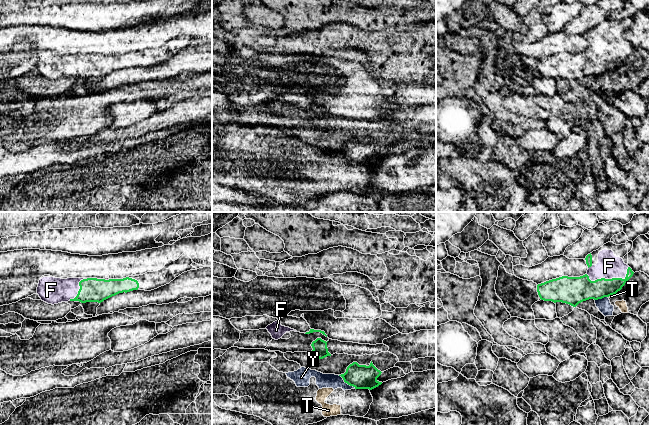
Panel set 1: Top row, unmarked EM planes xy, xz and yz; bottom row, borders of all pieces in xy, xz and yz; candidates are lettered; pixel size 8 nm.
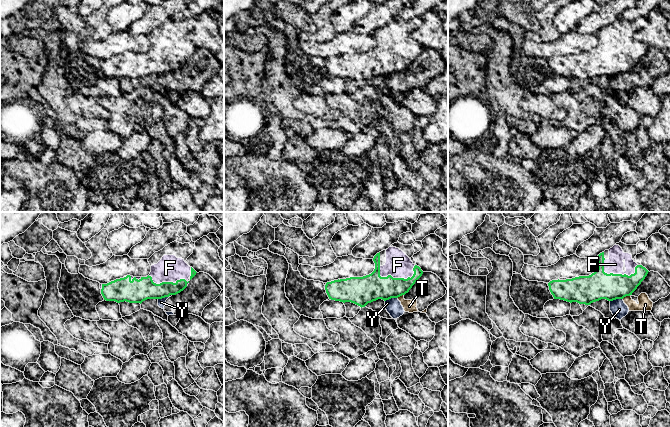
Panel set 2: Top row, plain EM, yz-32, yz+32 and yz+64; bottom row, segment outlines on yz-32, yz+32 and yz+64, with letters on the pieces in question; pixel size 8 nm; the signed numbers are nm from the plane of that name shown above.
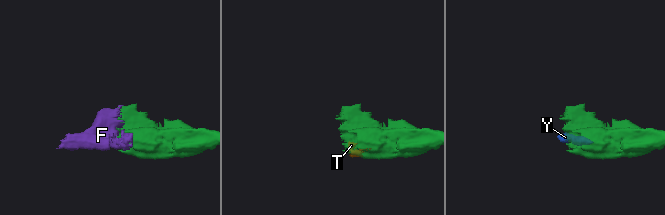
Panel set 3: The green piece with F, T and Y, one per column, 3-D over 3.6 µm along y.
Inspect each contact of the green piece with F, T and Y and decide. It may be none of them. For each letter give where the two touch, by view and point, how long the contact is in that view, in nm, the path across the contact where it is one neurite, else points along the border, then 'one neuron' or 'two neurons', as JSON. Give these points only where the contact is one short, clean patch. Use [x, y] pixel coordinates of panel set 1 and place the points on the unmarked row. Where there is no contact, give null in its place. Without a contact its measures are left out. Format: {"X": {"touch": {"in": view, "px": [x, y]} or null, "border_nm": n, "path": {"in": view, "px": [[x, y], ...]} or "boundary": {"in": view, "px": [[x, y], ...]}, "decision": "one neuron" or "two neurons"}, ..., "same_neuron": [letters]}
{"F": {"touch": {"in": "yz", "px": [609, 55]}, "border_nm": 360, "decision": "one neuron"}, "T": {"touch": {"in": "yz", "px": [610, 71]}, "border_nm": 40, "boundary": {"in": "yz", "px": [[612, 70], [608, 72]]}, "decision": "two neurons"}, "Y": {"touch": {"in": "xz", "px": [346, 158]}, "border_nm": 180, "boundary": {"in": "xz", "px": [[338, 151], [355, 164]]}, "decision": "two neurons"}, "same_neuron": ["F"]}

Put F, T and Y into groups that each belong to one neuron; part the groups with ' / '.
F / T Y

